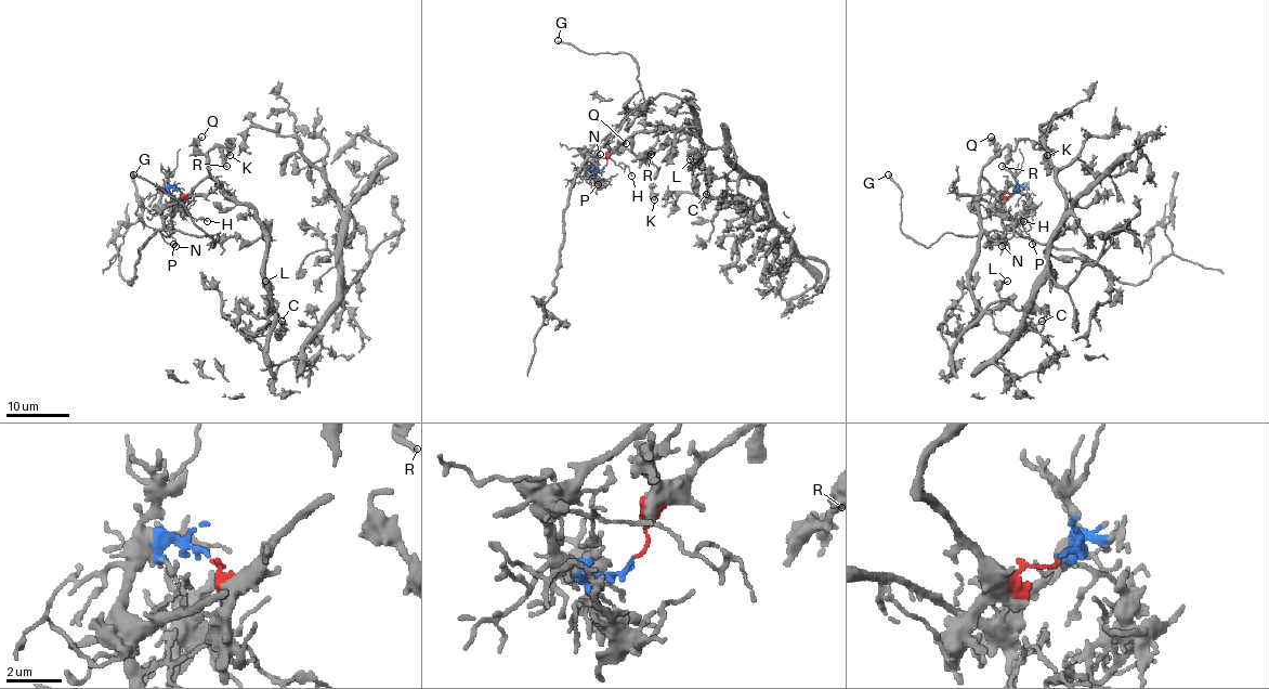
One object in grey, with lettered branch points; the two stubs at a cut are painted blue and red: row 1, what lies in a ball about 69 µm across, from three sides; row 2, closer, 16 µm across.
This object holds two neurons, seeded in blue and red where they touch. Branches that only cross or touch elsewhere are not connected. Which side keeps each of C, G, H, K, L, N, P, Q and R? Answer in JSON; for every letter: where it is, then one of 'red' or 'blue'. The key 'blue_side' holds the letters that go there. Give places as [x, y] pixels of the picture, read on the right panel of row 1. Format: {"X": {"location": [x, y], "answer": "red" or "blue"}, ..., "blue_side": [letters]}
{"C": {"location": [1042, 321], "answer": "red"}, "G": {"location": [888, 174], "answer": "blue"}, "H": {"location": [1023, 221], "answer": "blue"}, "K": {"location": [1047, 155], "answer": "red"}, "L": {"location": [1007, 281], "answer": "red"}, "N": {"location": [1002, 246], "answer": "blue"}, "P": {"location": [1032, 244], "answer": "blue"}, "Q": {"location": [991, 137], "answer": "red"}, "R": {"location": [1002, 166], "answer": "red"}, "blue_side": ["G", "H", "N", "P"]}

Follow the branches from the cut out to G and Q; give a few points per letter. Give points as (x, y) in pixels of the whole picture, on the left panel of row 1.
G: (180, 190), (169, 189), (161, 198), (162, 224), (196, 236), (220, 233), (213, 247), (187, 210), (132, 174)
Q: (180, 192), (186, 195), (208, 174), (208, 160), (196, 147), (203, 137)

